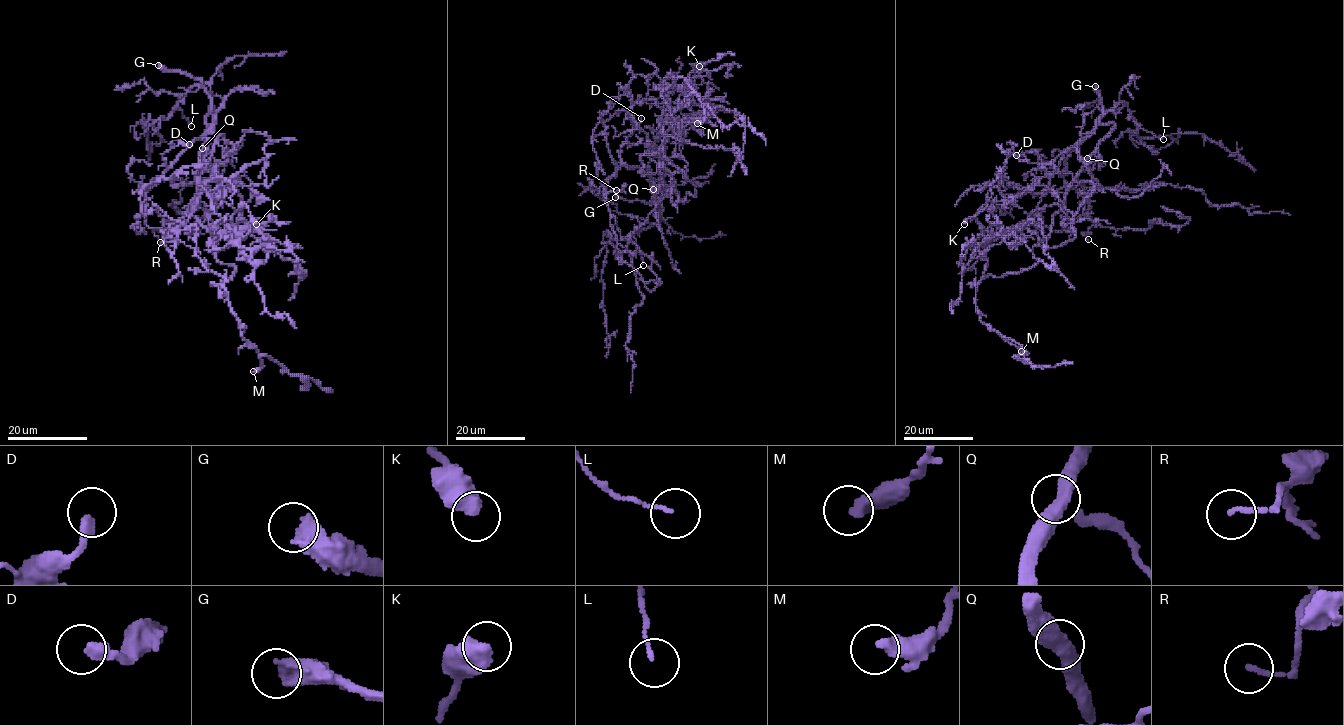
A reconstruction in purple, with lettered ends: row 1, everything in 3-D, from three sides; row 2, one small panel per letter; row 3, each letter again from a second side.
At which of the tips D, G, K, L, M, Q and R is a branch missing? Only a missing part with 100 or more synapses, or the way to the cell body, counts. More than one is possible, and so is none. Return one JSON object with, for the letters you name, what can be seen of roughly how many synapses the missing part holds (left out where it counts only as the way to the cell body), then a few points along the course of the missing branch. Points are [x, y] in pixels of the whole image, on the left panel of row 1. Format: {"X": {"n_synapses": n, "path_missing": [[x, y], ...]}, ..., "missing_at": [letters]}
{"G": {"path_missing": [[158, 65], [139, 50], [113, 49], [106, 43], [106, 47], [111, 45], [111, 38], [90, 11]]}, "missing_at": ["G"]}

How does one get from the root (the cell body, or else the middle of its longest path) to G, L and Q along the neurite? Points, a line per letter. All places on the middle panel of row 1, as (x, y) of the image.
G: (686, 165), (677, 156), (660, 158), (657, 149), (662, 151), (660, 159), (664, 167), (660, 202), (615, 197)
L: (686, 165), (677, 156), (660, 158), (657, 149), (664, 167), (660, 219), (632, 235), (643, 265)
Q: (686, 165), (685, 177), (665, 156), (662, 142), (659, 152), (644, 154), (641, 161), (648, 167), (653, 189)

